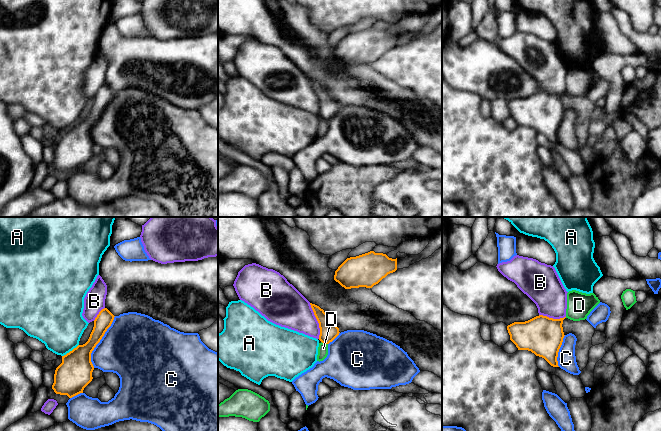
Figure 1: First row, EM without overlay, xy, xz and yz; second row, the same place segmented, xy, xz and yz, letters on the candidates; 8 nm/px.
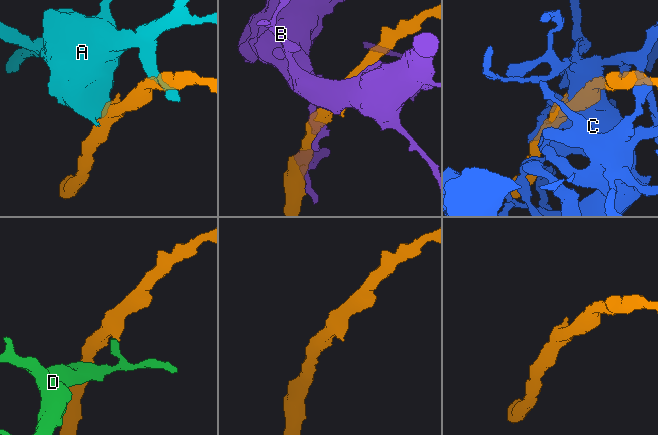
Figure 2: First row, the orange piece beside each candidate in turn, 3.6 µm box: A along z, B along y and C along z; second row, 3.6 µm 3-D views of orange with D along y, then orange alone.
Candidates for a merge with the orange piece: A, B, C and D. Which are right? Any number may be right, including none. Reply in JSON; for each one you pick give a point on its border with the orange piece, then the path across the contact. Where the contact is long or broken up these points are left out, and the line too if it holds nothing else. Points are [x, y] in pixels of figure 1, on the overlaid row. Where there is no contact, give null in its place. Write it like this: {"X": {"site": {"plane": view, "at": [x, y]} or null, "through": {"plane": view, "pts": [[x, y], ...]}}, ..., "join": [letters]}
{"join": []}

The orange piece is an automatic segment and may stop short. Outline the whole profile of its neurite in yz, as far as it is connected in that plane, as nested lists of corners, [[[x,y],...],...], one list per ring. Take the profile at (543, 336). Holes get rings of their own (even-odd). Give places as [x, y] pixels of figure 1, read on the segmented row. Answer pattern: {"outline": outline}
{"outline": [[[539,315],[525,322],[514,322],[507,326],[510,340],[518,350],[528,350],[544,358],[551,366],[558,366],[558,352],[562,345],[563,320]]]}

